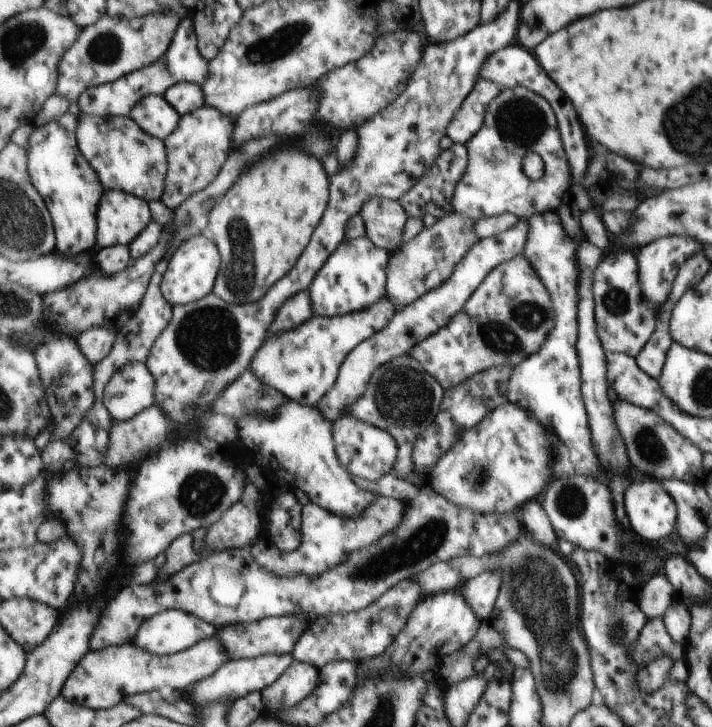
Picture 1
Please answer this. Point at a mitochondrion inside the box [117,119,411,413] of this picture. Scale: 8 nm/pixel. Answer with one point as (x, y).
(207, 338)

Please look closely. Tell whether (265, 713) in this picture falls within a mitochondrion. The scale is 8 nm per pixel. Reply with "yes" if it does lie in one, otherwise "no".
no

